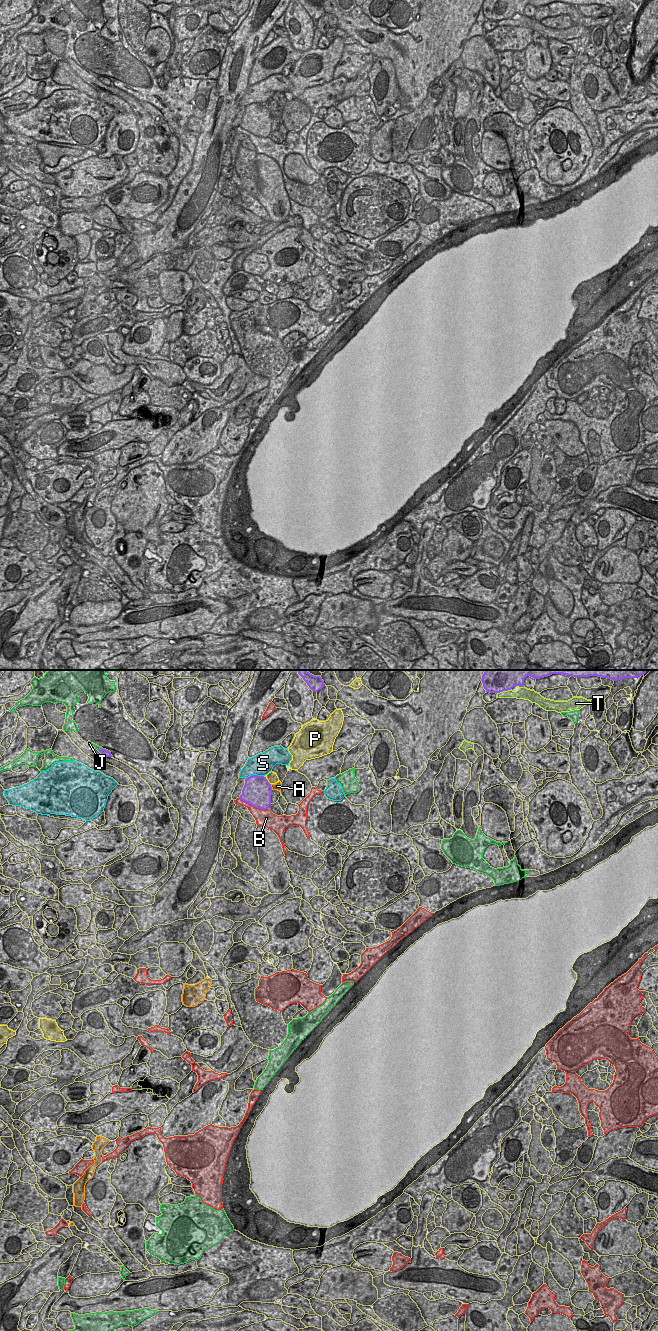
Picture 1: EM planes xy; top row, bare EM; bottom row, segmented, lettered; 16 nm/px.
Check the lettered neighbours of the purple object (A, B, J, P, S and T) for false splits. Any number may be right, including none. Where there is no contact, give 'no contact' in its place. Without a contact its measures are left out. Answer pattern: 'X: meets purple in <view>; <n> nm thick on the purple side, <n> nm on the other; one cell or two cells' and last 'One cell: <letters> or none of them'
A: meets purple in xy; 460 nm thick on the purple side, 130 nm on the other; two cells
B: meets purple in xy; 460 nm thick on the purple side, 260 nm on the other; two cells
J: meets purple in xy; 120 nm thick on the purple side, 60 nm on the other; two cells
P: meets purple in xy; 460 nm thick on the purple side, 170 nm on the other; two cells
S: meets purple in xy; 460 nm thick on the purple side, 340 nm on the other; two cells
T: meets purple in xy; 500 nm thick on the purple side, 140 nm on the other; two cells
One cell: none of them

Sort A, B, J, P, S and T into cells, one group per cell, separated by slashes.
A / B / J / P / S / T

